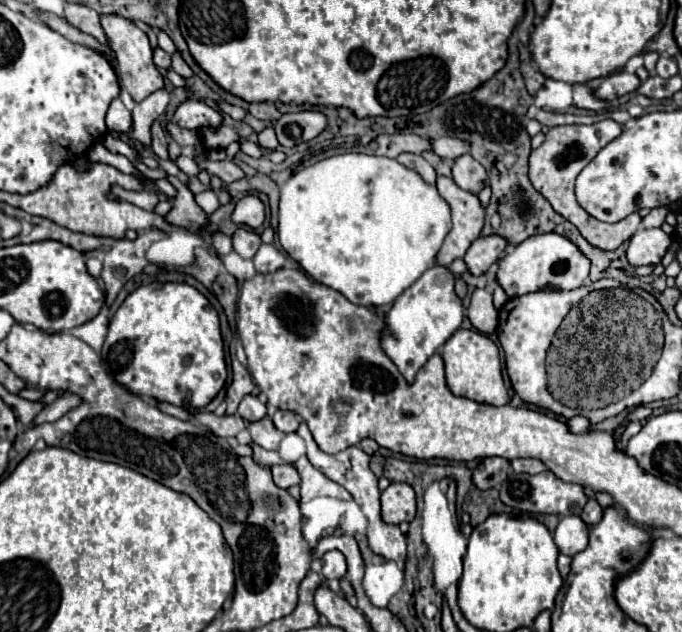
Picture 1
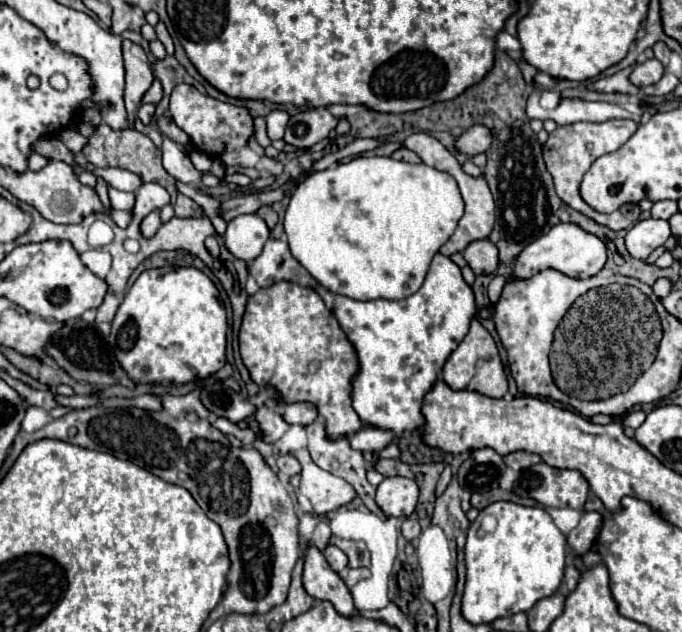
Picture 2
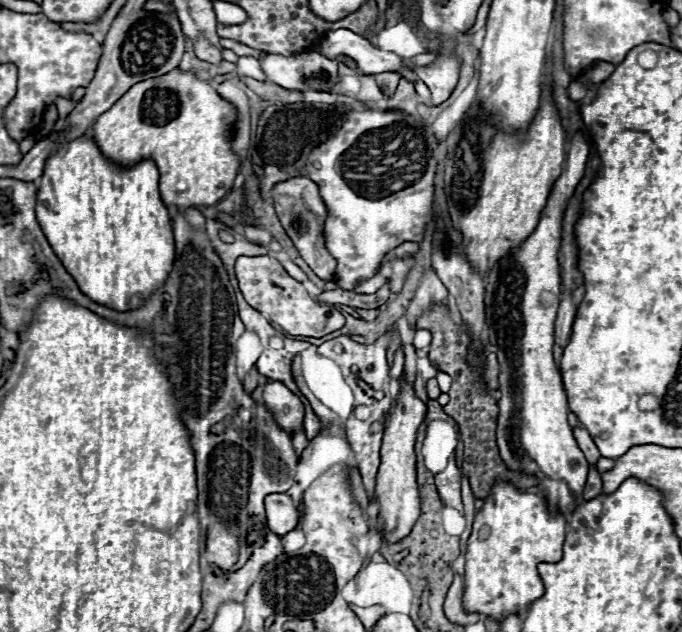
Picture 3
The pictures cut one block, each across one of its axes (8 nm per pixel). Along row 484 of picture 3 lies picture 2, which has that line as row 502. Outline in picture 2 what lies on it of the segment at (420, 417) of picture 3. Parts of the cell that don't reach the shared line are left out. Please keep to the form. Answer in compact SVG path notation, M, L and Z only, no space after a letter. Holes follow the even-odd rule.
M384 478L376 490L376 504L386 516L410 516L418 502L418 486L410 478Z

